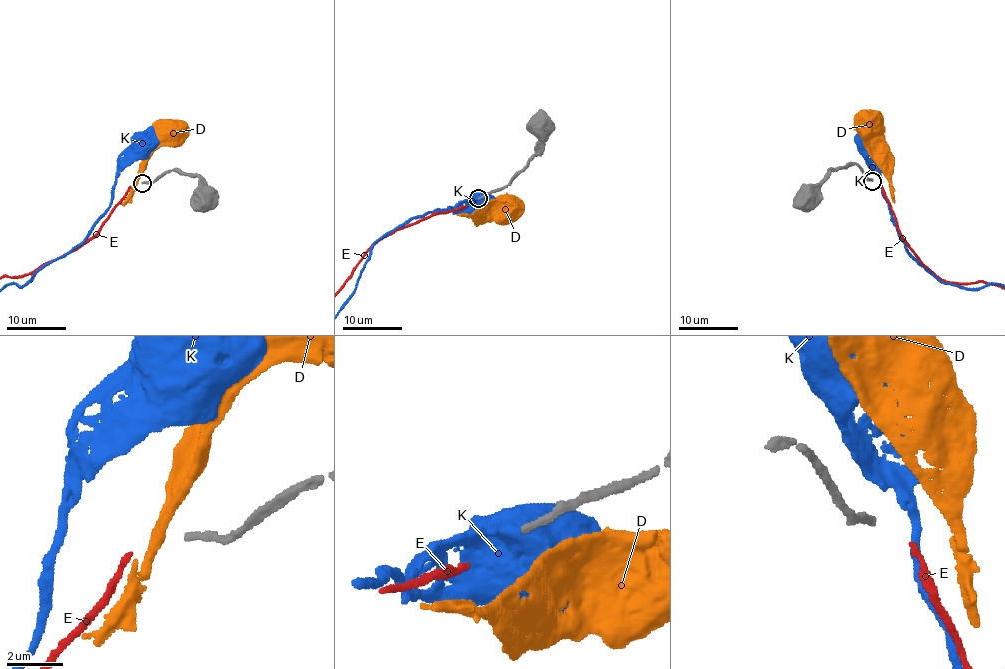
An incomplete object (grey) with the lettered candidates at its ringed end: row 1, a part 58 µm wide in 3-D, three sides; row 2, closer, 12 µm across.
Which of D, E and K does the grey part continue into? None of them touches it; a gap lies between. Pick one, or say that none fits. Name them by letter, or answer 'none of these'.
E

